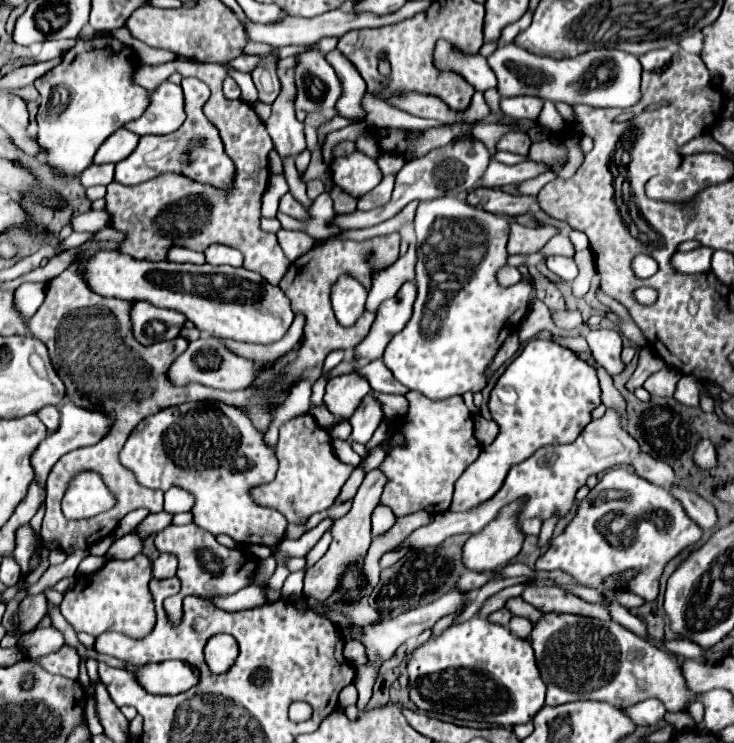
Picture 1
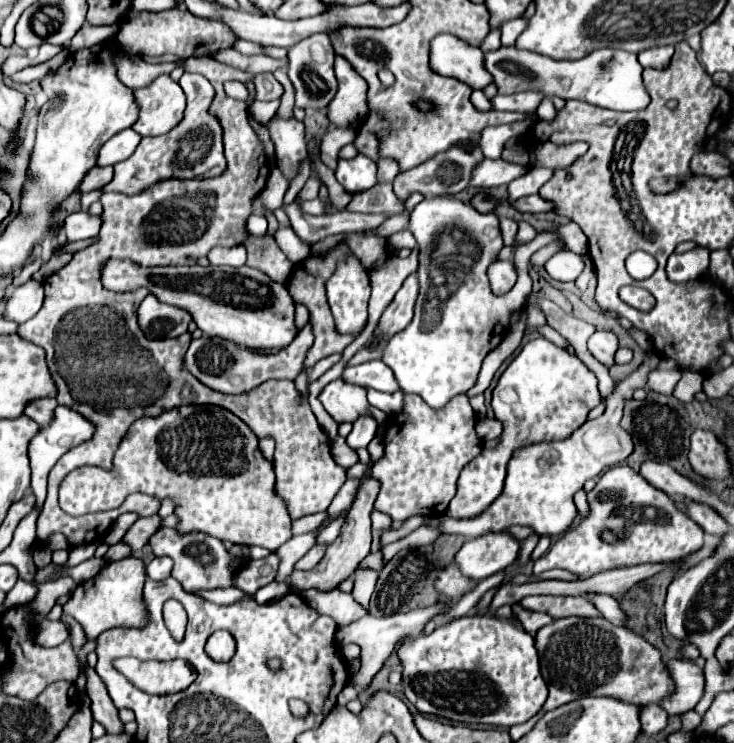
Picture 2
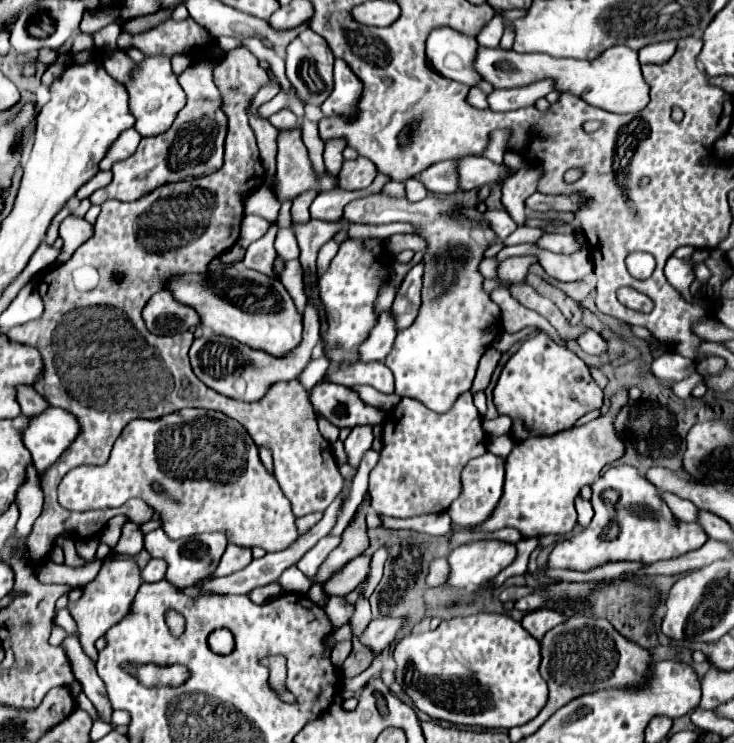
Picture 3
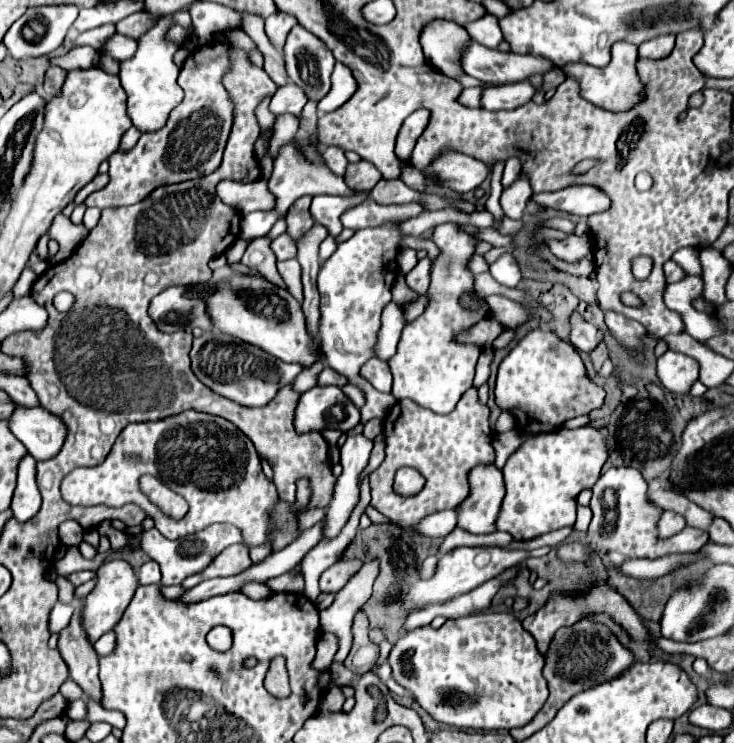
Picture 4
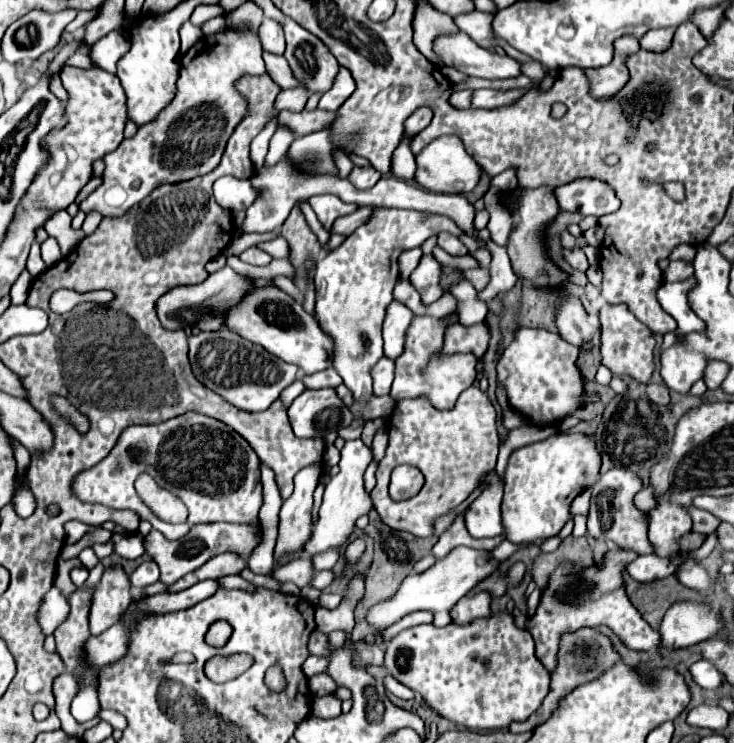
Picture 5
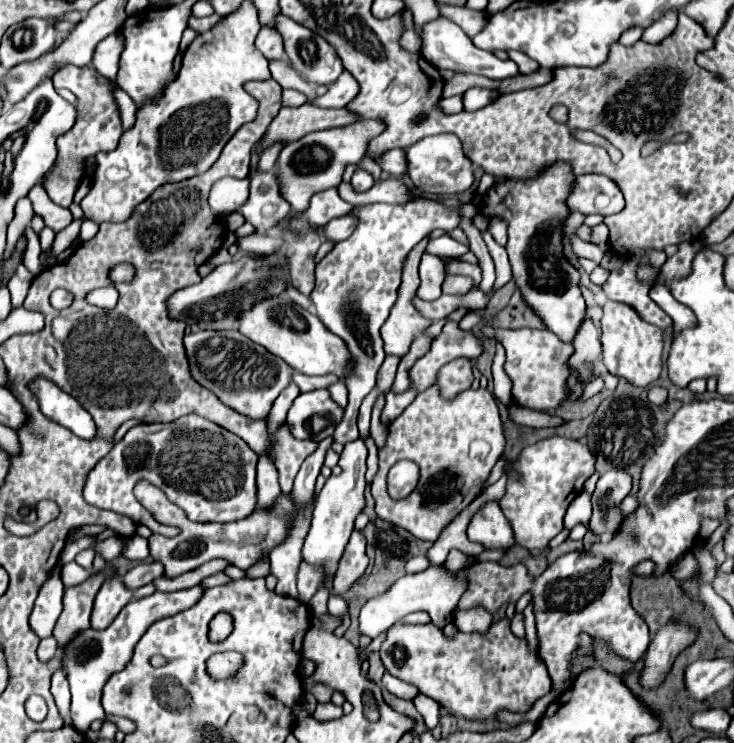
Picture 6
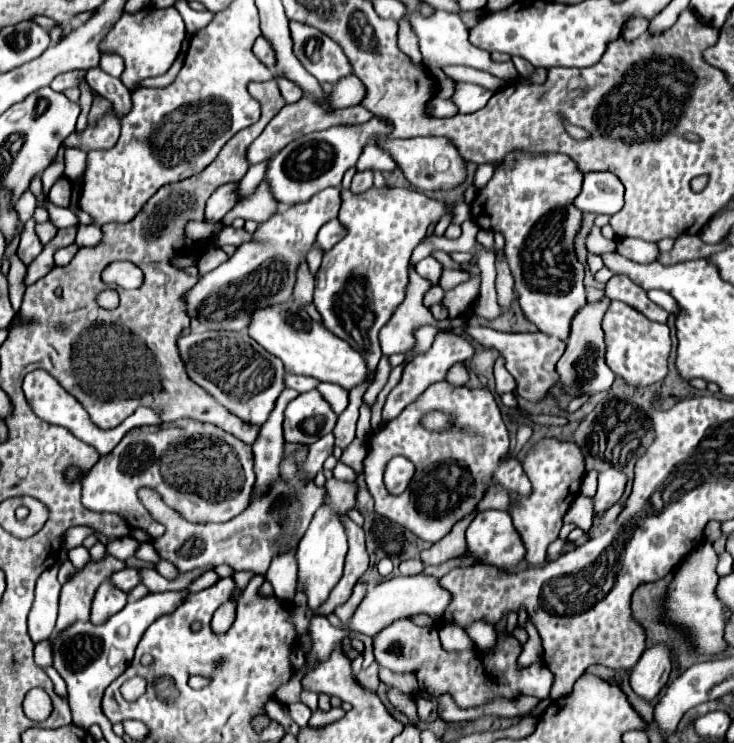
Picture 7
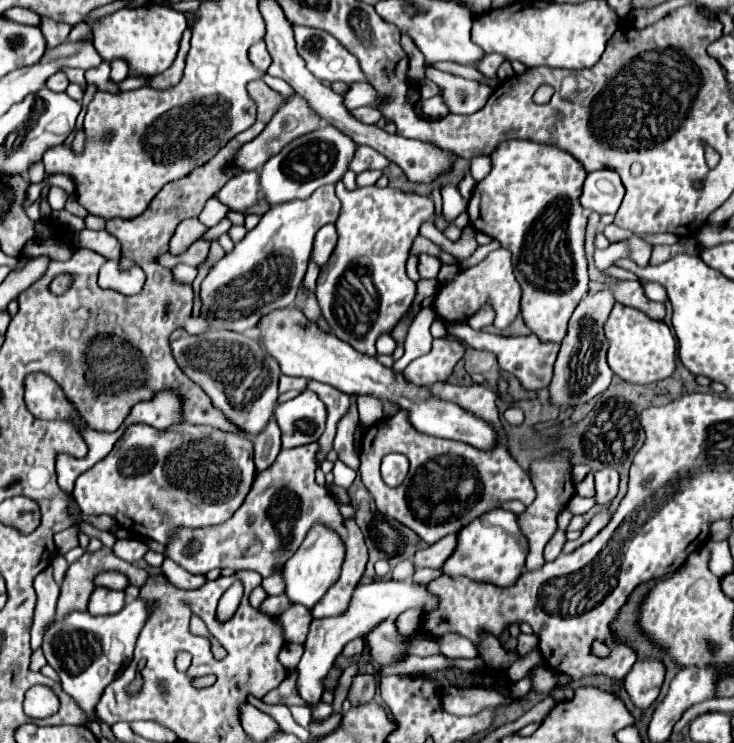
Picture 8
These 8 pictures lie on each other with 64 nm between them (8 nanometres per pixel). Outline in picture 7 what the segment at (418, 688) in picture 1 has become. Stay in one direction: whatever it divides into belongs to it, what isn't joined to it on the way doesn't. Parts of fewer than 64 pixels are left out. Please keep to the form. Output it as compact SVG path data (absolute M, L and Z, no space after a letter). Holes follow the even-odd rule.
M398 620L390 626L386 626L376 638L374 638L374 656L376 656L376 662L392 672L410 672L416 676L418 684L420 684L420 690L430 694L430 696L442 696L442 694L450 694L452 700L456 702L458 708L476 708L476 706L482 706L482 704L488 704L490 700L494 698L508 698L508 700L516 700L520 696L536 696L540 700L548 698L550 694L550 686L552 686L552 672L548 672L546 664L544 662L534 662L532 666L528 668L520 668L518 666L518 656L522 652L522 644L508 632L498 632L496 636L496 644L488 650L488 652L482 652L476 648L476 644L472 644L472 652L448 652L442 648L440 644L440 638L438 638L438 626L432 624L432 626L416 626L414 622L410 620Z

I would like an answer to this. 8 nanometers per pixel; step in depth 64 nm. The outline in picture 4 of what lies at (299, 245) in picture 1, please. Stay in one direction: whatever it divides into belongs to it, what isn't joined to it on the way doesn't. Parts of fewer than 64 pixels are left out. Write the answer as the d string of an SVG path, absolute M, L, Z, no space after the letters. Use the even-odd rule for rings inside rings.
M284 232L271 242L271 248L276 255L277 261L296 258L296 242L290 238L288 232Z

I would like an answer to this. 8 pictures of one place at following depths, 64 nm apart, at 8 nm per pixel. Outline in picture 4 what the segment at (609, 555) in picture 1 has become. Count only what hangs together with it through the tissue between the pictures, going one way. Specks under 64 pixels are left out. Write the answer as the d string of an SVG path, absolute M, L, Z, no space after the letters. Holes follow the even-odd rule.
M612 466L608 472L604 472L598 478L598 482L592 486L590 508L594 512L594 518L586 532L588 540L562 544L558 548L558 560L566 564L570 562L584 564L590 560L590 554L596 554L596 552L620 552L626 558L654 560L668 554L698 552L708 542L708 532L692 526L686 526L682 532L670 538L658 538L656 524L664 510L648 500L648 482L642 478L642 474L636 468L630 468L630 466L620 466L620 468Z

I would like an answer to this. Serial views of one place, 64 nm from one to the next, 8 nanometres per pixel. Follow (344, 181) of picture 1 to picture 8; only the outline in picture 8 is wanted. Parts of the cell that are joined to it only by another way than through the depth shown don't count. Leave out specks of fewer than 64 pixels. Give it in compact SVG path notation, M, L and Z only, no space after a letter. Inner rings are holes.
M366 170L366 172L362 172L362 174L356 176L356 184L358 184L358 188L362 188L362 186L372 186L372 184L376 184L376 180L378 180L380 176L382 176L380 170Z

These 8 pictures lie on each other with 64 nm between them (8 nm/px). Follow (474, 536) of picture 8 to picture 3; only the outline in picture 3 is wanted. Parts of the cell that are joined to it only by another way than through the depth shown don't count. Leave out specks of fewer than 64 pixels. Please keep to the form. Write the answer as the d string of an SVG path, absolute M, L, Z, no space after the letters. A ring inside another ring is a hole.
M486 452L484 456L470 460L462 470L462 492L448 508L452 522L456 526L476 526L480 524L480 520L486 520L496 508L502 496L502 488L504 488L504 458Z

